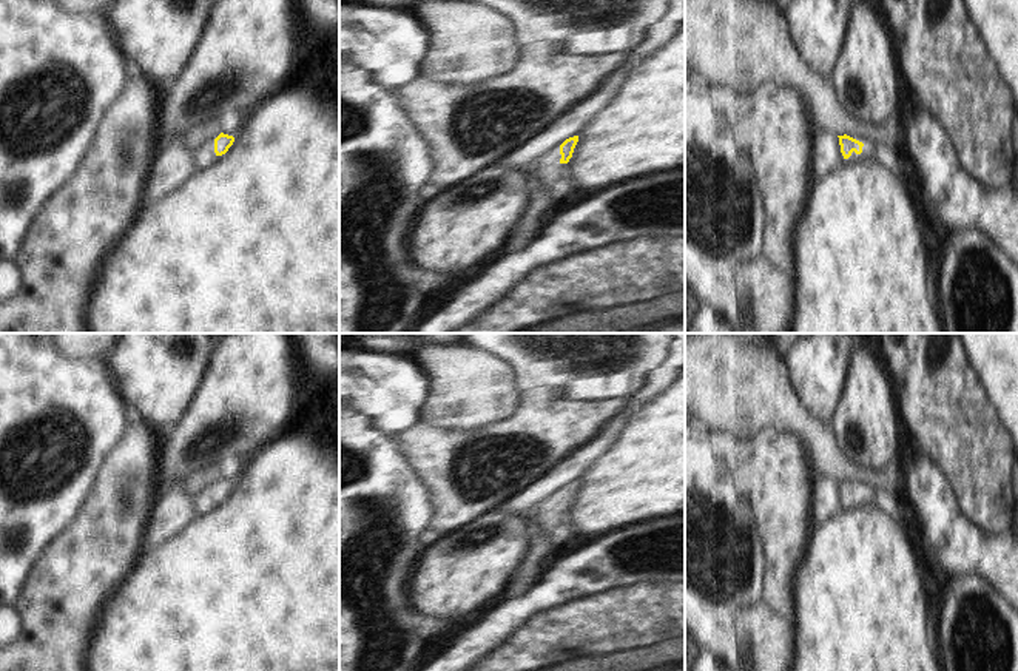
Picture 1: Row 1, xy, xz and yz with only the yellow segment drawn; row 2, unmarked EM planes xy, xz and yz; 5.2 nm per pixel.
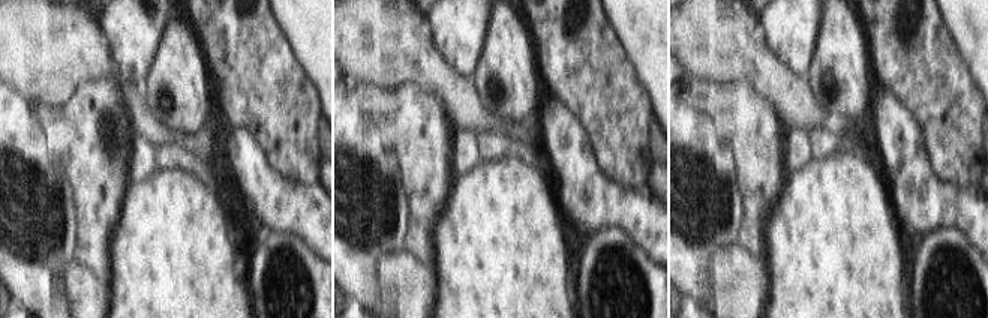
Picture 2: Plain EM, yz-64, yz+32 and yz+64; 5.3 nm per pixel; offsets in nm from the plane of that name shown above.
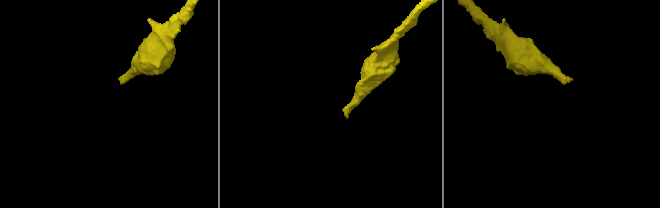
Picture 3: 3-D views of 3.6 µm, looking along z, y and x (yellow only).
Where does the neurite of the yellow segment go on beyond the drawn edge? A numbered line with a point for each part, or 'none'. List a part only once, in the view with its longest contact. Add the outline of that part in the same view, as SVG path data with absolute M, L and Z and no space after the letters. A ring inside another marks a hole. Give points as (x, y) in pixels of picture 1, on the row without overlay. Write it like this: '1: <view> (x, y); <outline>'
1: xy (204, 500); M208 484L193 495L194 509L197 515L202 515L214 506L214 486Z

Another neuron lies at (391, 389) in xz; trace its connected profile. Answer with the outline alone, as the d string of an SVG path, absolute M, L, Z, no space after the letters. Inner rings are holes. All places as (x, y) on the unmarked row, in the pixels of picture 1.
M352 341L339 347L339 409L346 404L369 415L379 430L399 435L418 420L427 390L427 375L415 364L412 355L379 353L361 349Z

